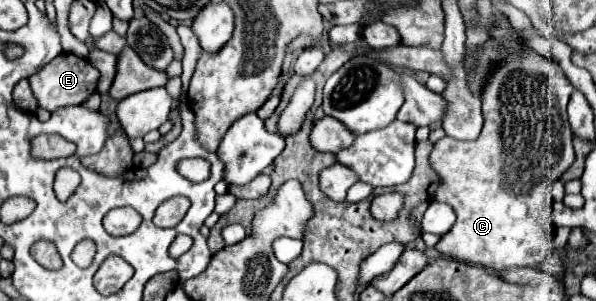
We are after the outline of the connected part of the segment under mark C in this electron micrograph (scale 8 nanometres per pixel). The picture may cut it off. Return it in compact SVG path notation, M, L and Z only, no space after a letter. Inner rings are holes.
M507 49L507 55L507 63L495 67L495 75L491 75L483 95L479 95L485 119L481 135L475 141L443 137L435 143L429 157L433 171L441 177L435 199L449 203L457 213L453 229L441 237L435 249L457 261L483 265L495 271L507 267L535 267L549 255L549 211L545 207L545 189L541 185L543 181L547 183L551 169L555 169L555 179L559 179L575 161L573 133L567 119L567 103L573 91L569 79L555 61L531 49Z

